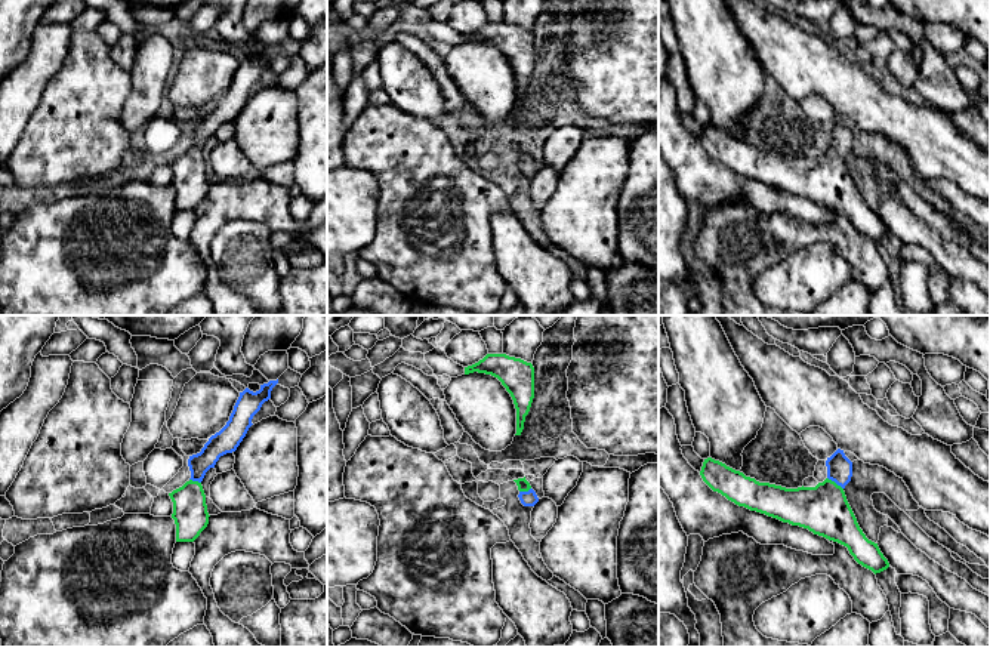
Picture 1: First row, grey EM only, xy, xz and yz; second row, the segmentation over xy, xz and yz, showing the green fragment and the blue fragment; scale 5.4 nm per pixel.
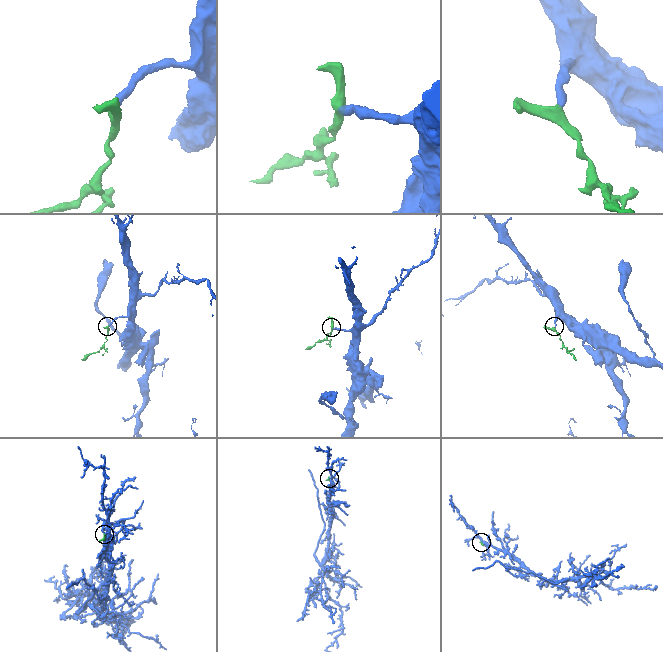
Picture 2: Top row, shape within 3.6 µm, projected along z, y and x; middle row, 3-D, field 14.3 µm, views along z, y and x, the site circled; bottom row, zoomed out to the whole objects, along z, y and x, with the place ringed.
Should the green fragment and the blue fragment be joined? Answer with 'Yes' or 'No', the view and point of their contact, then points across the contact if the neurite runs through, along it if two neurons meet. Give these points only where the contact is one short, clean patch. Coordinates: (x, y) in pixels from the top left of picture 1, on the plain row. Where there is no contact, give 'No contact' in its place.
Yes. Touches green at yz (833, 150). Path across: yz (823, 178), (833, 150), (839, 142), (839, 136)

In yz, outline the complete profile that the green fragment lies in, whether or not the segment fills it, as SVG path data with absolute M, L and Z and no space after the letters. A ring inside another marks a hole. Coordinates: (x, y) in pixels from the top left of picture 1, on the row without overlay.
M838 117L827 126L826 135L823 151L798 157L759 151L712 126L704 127L700 144L713 160L735 173L843 213L858 232L875 243L886 238L888 228L860 197L843 160L852 145L852 130Z

